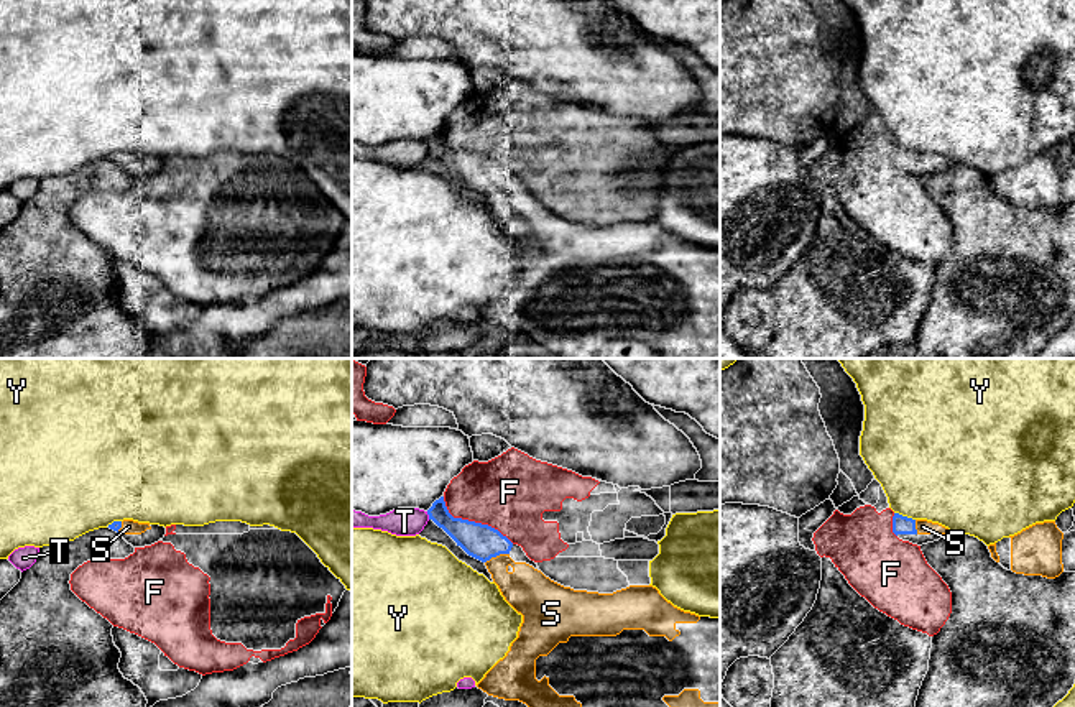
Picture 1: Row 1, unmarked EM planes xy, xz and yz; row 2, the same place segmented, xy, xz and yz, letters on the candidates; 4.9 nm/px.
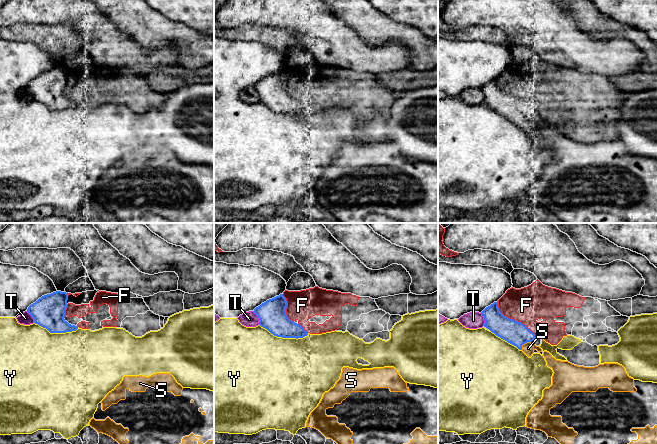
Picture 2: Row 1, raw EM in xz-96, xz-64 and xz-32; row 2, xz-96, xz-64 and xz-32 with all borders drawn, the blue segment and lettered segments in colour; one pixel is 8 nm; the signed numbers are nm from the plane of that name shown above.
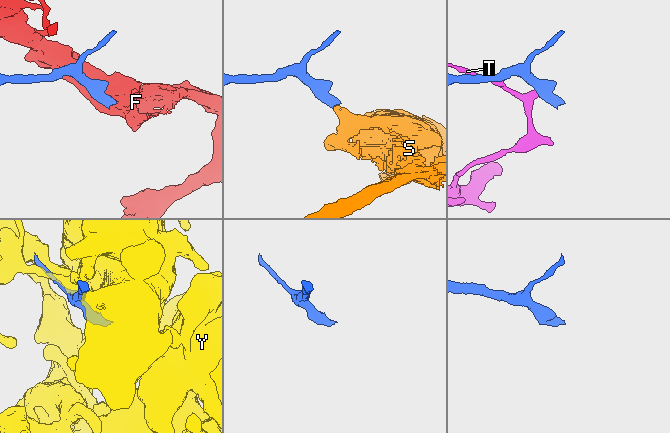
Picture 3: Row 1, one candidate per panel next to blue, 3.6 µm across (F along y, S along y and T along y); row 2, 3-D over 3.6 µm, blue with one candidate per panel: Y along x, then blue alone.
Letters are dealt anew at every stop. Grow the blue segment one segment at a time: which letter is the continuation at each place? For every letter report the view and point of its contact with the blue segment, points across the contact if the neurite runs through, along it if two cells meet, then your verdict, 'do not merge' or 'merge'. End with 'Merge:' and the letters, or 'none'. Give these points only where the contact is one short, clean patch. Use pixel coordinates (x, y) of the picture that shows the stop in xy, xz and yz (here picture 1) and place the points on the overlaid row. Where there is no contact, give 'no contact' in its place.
F: xz (474, 522) | along xz (442, 497), (454, 517), (487, 523), (513, 543) | do not merge
S: xz (497, 554) | merge
T: xz (428, 513) | do not merge
Y: yz (904, 517) | do not merge
Merge: S

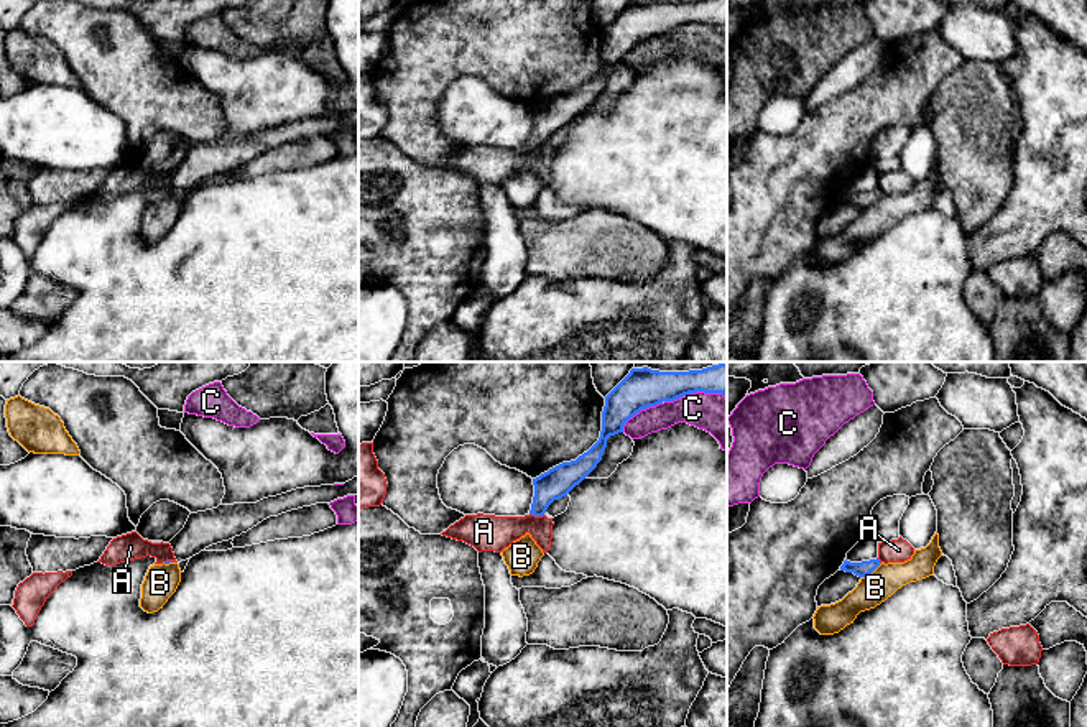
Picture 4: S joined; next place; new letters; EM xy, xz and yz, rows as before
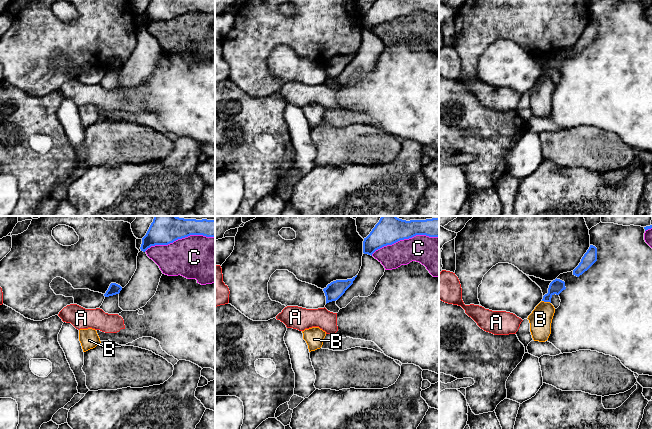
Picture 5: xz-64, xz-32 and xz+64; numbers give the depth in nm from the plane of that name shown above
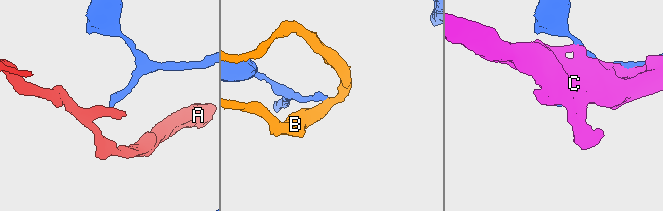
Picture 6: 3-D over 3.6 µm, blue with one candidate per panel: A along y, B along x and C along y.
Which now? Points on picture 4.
A: xz (536, 515) | along xz (530, 512), (543, 515) | do not merge
B: yz (872, 571) | along yz (882, 563), (862, 578) | do not merge
C: xz (694, 392) | do not merge
Merge: none

